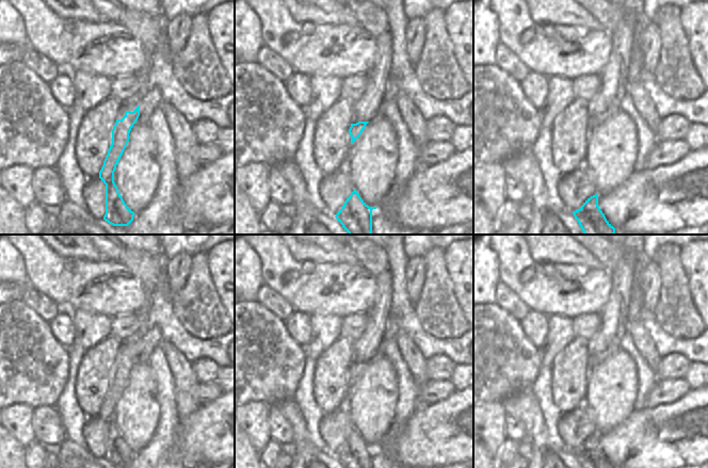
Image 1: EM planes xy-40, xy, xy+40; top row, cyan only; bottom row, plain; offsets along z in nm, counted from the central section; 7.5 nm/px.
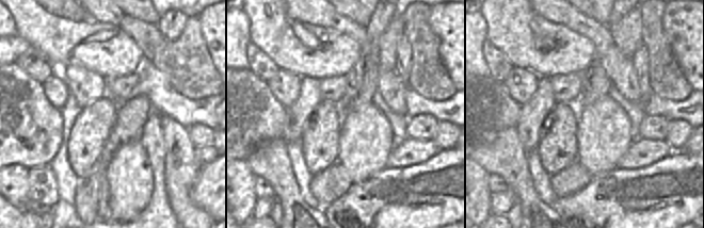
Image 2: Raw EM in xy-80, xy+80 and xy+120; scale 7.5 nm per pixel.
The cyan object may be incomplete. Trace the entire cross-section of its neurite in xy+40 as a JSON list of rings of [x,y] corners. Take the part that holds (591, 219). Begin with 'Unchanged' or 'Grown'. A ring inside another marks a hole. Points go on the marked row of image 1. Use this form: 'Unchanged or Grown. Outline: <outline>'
Unchanged. Outline: [[[598,194],[588,198],[573,212],[584,235],[614,235],[615,228],[607,221],[598,206]]]

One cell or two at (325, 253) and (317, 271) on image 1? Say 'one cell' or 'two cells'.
two cells

